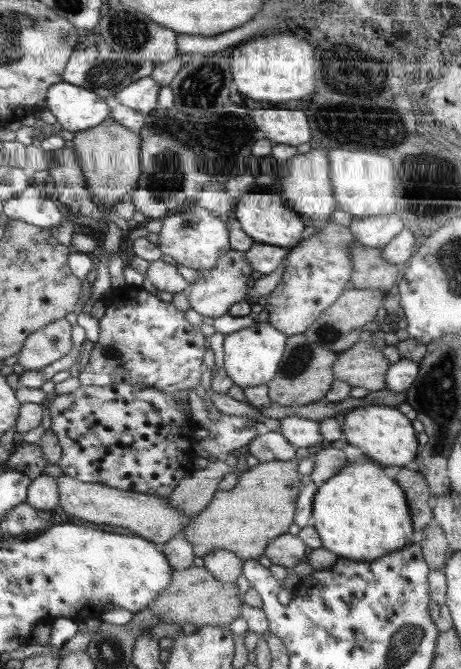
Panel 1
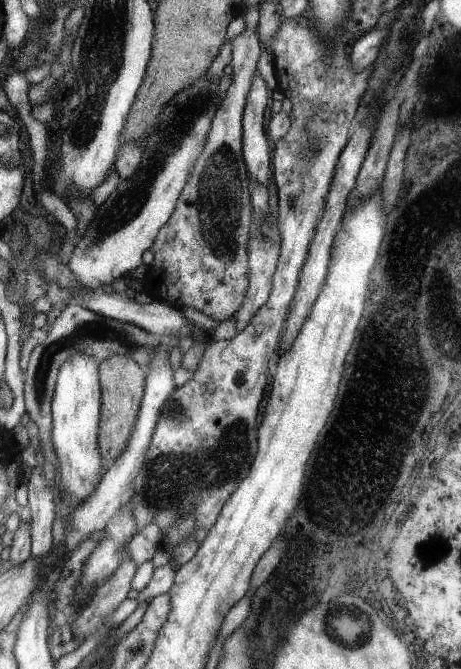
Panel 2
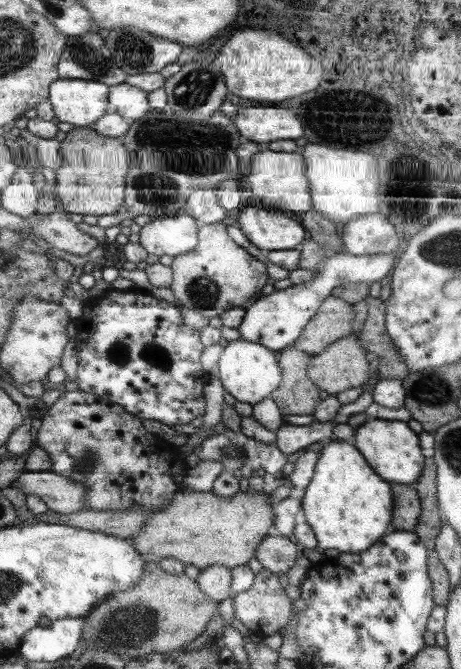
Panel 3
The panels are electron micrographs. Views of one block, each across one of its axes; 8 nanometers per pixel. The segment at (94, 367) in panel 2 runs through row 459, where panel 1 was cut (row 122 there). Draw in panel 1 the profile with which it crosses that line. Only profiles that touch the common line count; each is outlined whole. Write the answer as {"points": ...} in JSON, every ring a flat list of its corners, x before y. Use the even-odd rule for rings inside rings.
{"points":[[65,82,49,87,45,105,61,129,74,134,102,125,109,112,104,99,93,91]]}

